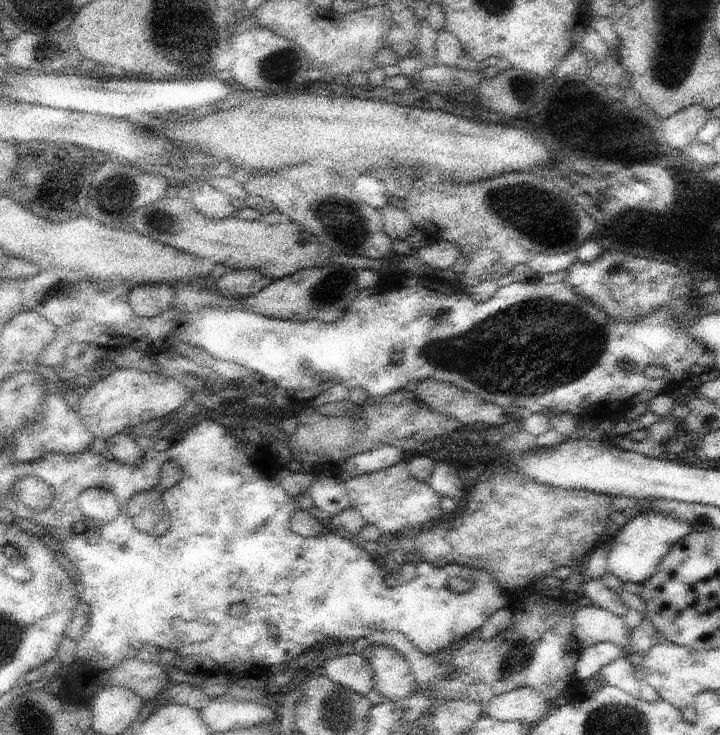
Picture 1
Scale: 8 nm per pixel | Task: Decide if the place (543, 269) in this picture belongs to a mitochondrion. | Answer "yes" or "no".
no

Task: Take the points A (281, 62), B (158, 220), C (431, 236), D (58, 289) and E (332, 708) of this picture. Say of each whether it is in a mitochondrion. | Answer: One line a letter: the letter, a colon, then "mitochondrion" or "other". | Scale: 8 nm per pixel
A: mitochondrion
B: mitochondrion
C: other
D: mitochondrion
E: mitochondrion

